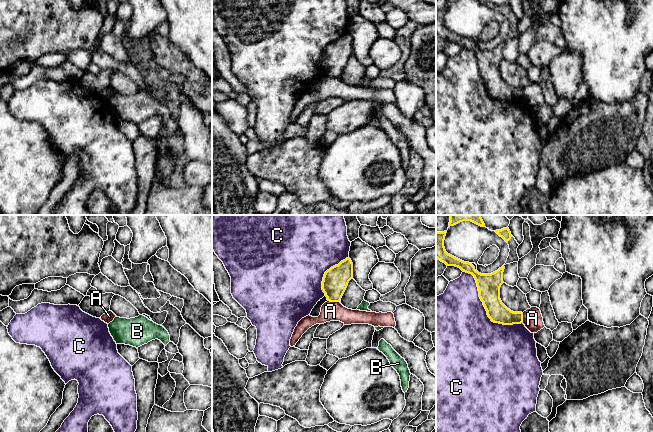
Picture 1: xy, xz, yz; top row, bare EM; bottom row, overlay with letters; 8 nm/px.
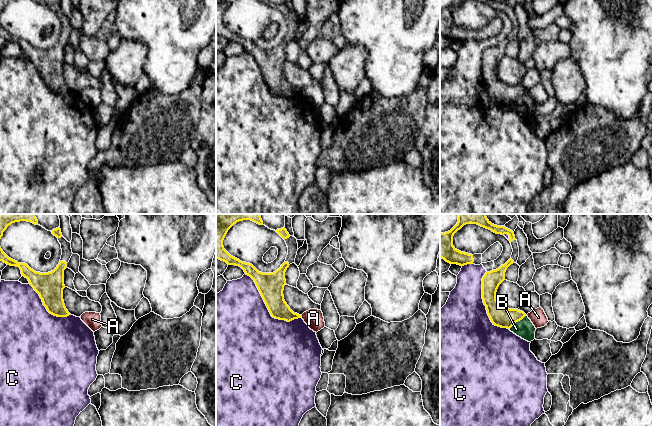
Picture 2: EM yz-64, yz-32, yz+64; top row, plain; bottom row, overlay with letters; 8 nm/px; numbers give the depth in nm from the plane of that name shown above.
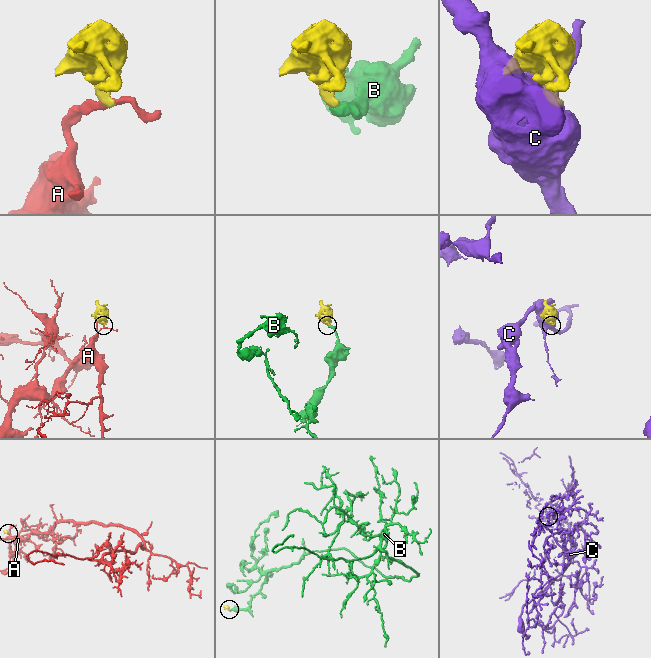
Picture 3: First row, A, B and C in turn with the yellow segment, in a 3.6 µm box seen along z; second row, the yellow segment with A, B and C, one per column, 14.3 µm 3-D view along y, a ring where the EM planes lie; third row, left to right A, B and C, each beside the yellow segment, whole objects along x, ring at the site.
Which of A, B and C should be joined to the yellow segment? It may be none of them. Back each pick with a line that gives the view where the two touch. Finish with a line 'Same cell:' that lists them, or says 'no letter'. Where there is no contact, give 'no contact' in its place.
Same cell: no letter

